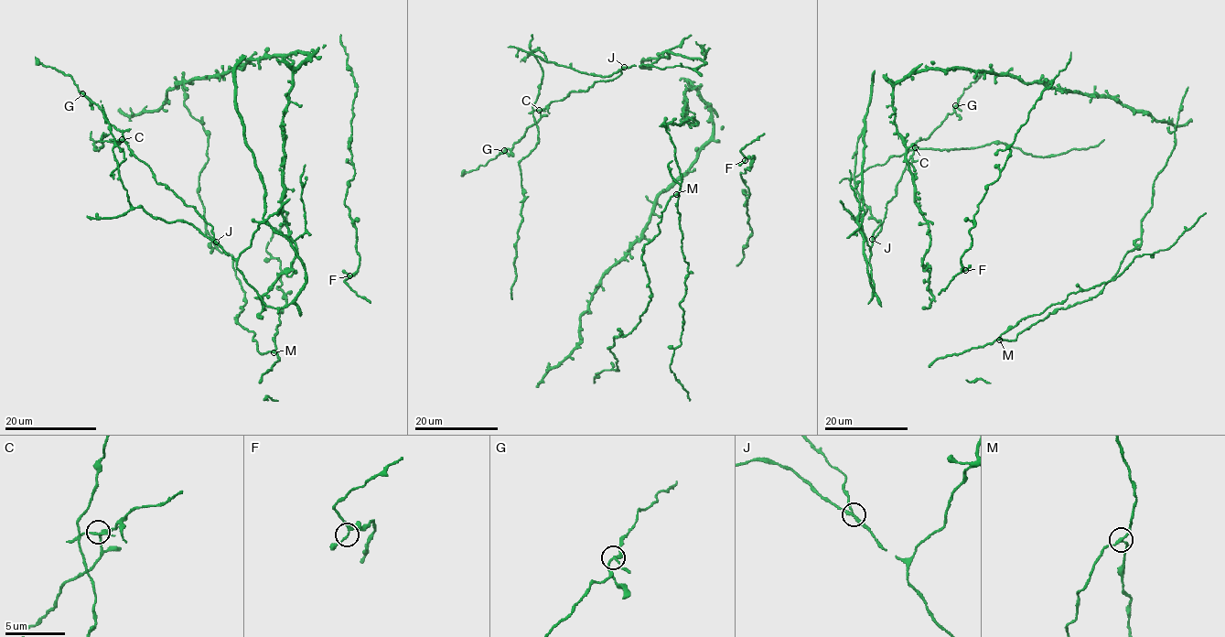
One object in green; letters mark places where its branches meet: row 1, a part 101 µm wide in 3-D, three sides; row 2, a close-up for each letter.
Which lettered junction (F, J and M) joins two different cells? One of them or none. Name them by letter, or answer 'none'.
J

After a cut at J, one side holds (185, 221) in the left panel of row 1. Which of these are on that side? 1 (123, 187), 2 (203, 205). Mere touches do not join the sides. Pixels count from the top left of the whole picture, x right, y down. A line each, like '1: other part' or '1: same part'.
1: same part
2: same part

